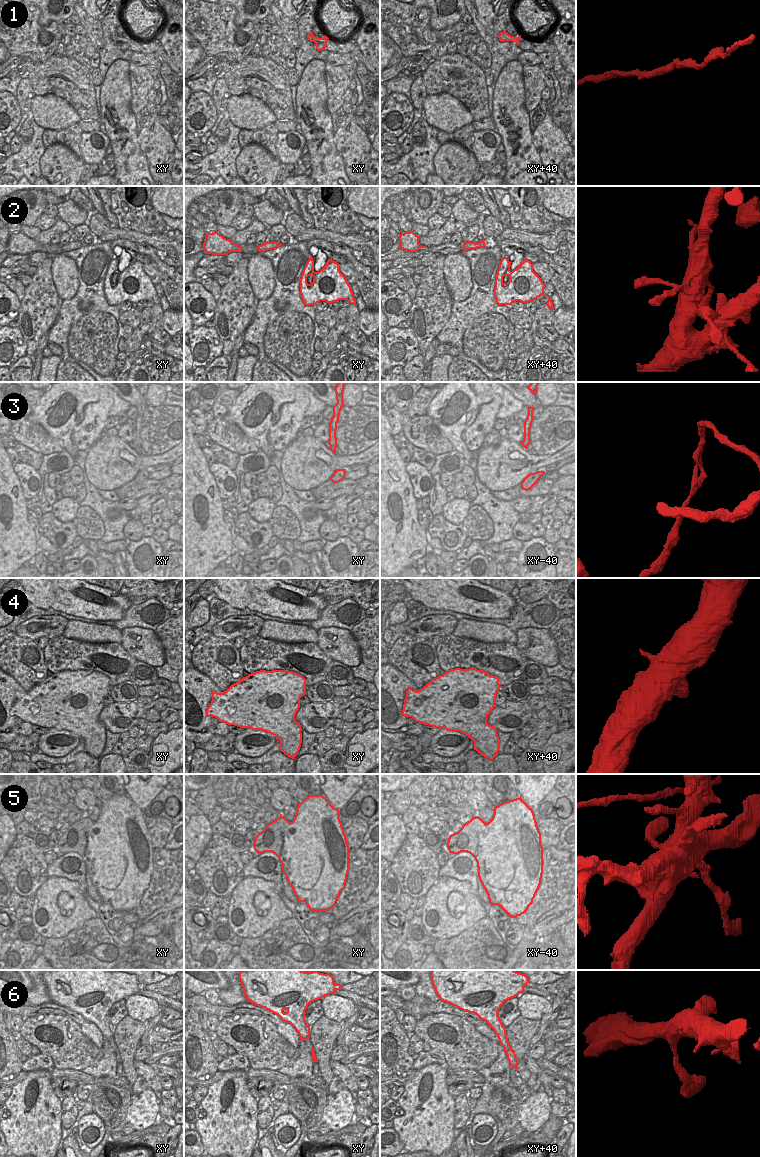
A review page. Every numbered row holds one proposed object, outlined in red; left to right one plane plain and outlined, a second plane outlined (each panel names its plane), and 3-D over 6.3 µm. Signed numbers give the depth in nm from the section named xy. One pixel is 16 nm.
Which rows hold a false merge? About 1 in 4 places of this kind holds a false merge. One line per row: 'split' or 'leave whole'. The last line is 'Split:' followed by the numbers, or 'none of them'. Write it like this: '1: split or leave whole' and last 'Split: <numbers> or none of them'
1: leave whole
2: leave whole
3: split
4: leave whole
5: split
6: leave whole
Split: 3, 5

